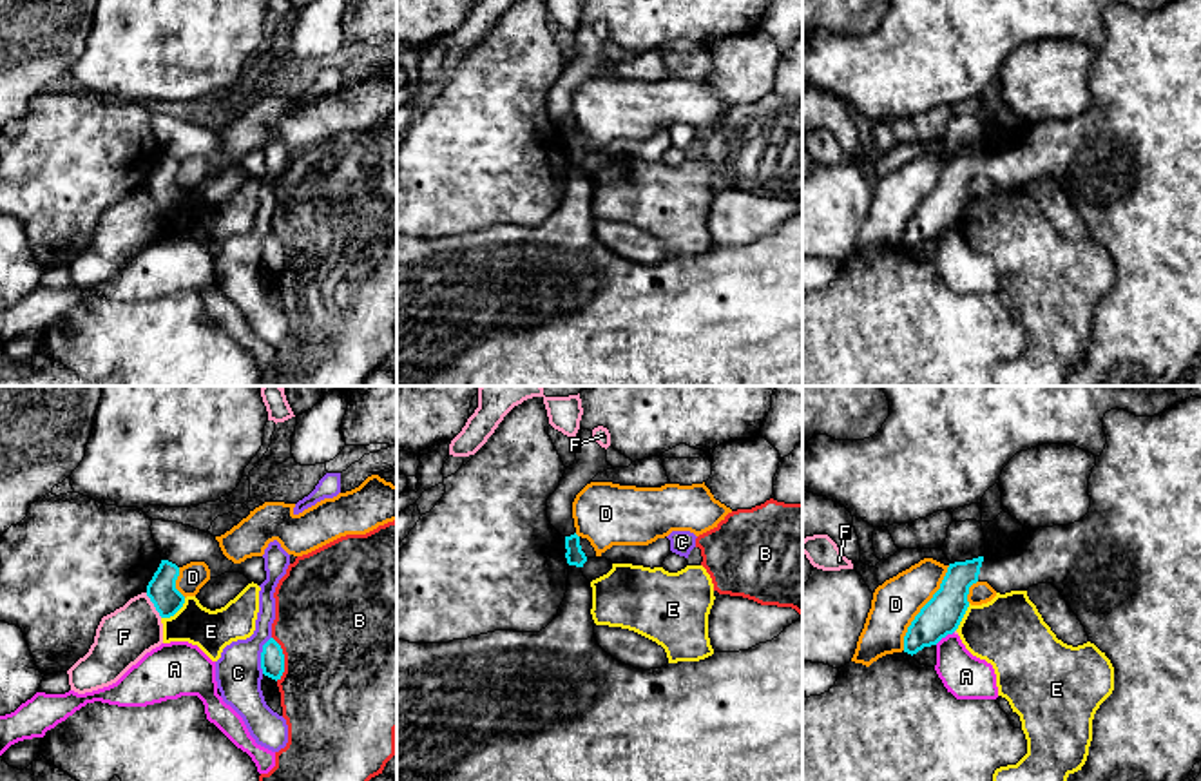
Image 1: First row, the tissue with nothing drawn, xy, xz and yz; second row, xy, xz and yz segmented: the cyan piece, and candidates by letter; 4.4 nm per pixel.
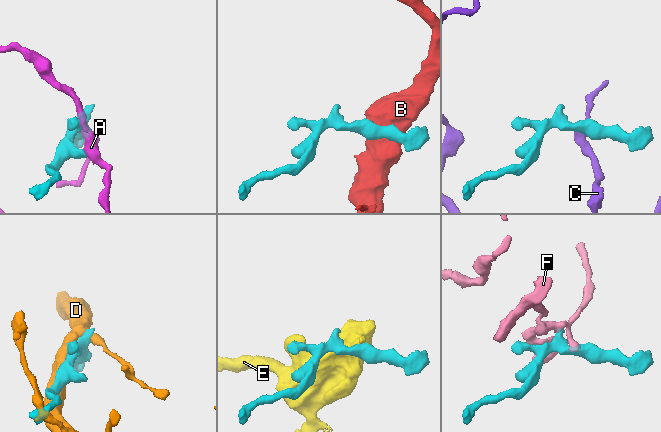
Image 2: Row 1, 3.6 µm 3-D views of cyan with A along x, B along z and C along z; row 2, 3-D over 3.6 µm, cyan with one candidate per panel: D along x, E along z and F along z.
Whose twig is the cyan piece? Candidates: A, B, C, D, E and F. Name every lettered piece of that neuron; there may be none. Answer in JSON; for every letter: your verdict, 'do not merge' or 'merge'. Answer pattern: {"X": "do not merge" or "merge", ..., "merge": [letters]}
{"A": "do not merge", "B": "do not merge", "C": "do not merge", "D": "do not merge", "E": "do not merge", "F": "do not merge", "merge": []}

